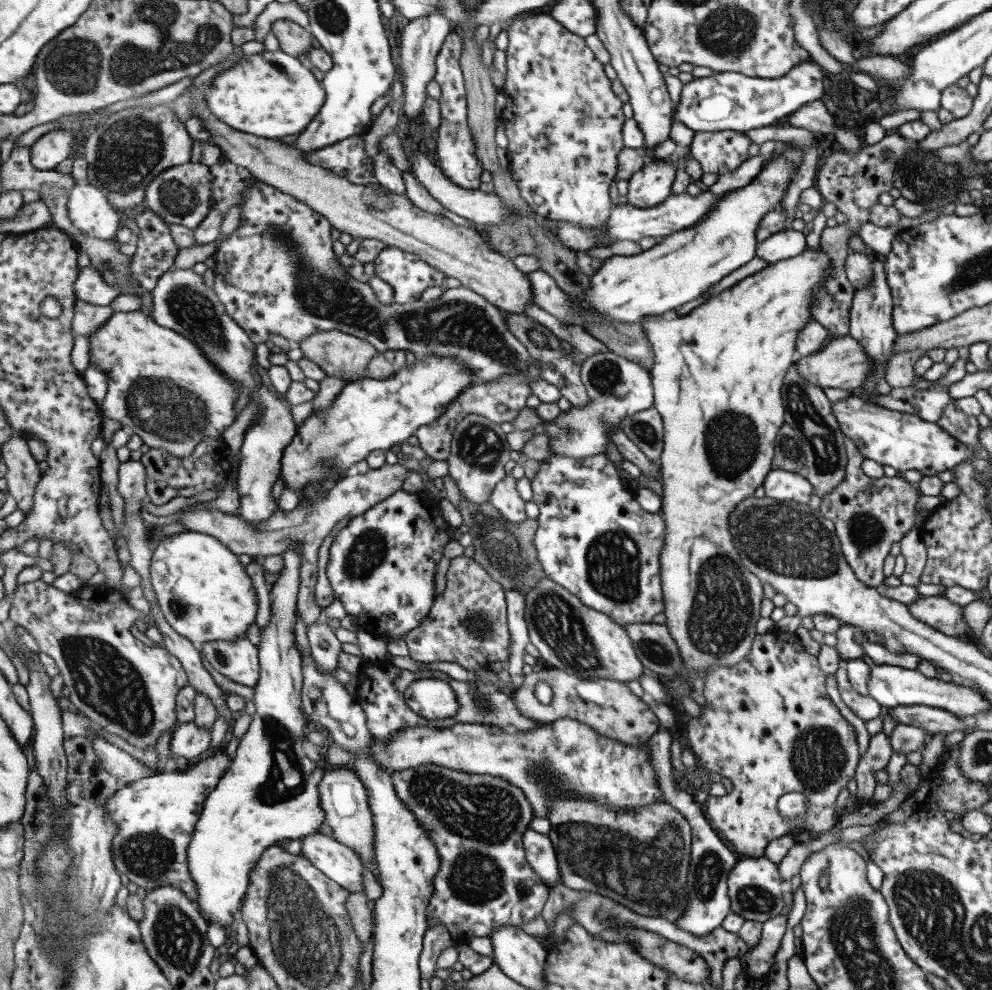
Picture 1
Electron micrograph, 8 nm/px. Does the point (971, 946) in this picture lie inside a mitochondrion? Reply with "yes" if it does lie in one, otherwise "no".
yes

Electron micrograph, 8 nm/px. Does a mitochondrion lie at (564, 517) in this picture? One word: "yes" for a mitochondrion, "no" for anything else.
no

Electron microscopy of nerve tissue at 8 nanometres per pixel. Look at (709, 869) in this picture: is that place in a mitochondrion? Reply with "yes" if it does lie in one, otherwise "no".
yes

